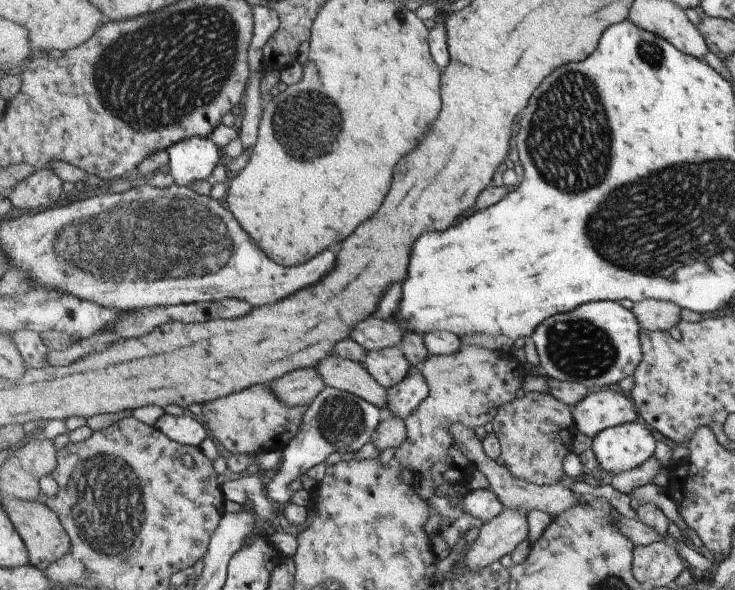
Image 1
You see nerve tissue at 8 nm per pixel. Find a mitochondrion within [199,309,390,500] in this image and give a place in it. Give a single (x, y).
(340, 419)

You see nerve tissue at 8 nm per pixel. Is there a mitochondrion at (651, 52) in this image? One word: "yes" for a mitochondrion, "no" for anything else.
yes

